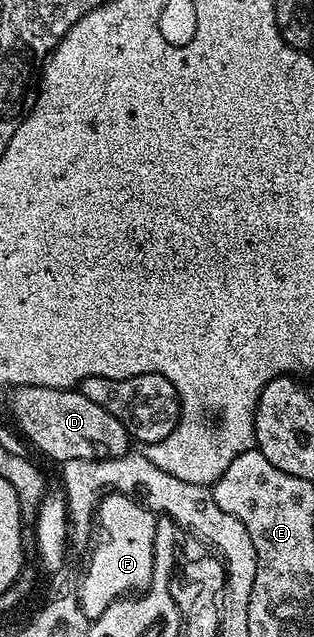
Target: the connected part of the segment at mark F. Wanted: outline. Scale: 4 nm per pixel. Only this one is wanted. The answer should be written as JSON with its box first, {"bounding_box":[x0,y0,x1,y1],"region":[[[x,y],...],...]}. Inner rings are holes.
{"bounding_box":[78,495,158,621],"region":[[[112,495],[104,507],[97,509],[99,527],[108,532],[109,541],[97,545],[88,558],[78,601],[86,620],[95,621],[107,607],[116,604],[119,597],[148,590],[153,581],[155,523],[158,516],[136,498]]]}

